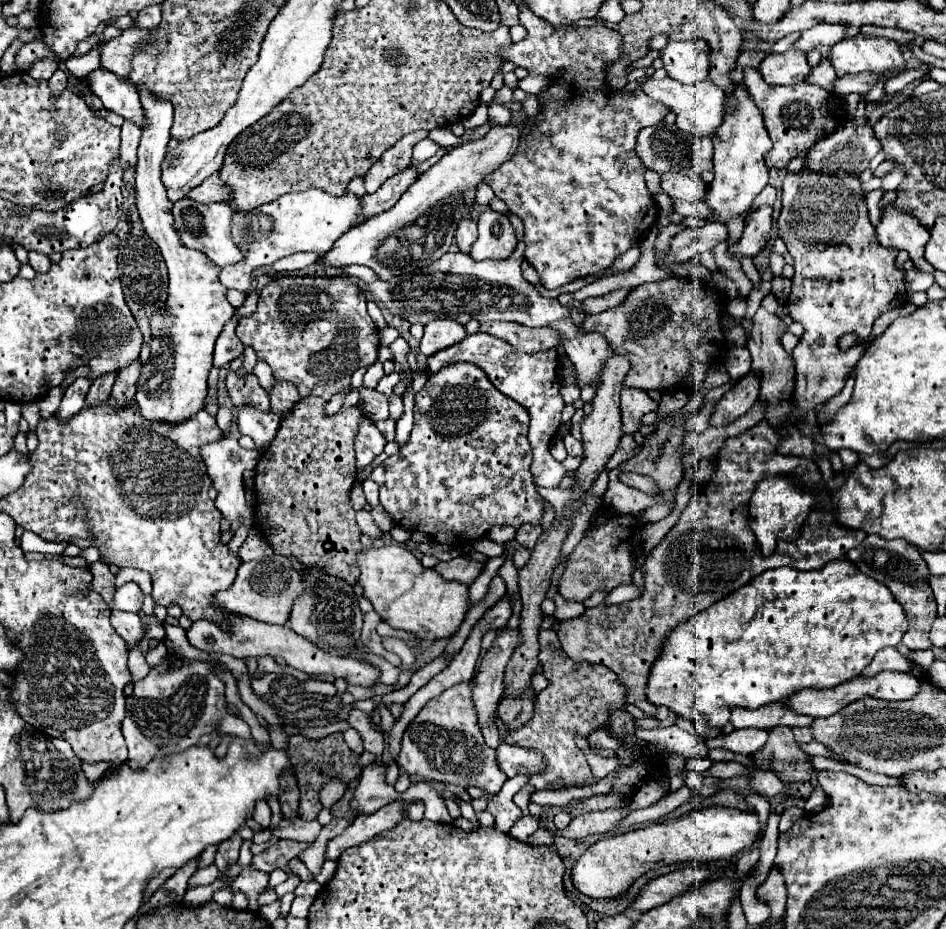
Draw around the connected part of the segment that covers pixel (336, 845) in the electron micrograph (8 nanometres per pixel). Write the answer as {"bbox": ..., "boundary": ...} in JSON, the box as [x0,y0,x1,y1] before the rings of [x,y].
{"bbox":[325,802,403,860],"boundary":[[[391,802],[391,804],[383,806],[381,810],[377,810],[373,814],[361,814],[361,816],[357,816],[353,820],[353,824],[343,834],[339,834],[339,836],[335,836],[333,840],[327,842],[325,858],[339,860],[341,852],[345,852],[351,846],[359,846],[359,844],[371,840],[379,832],[389,830],[401,818],[403,818],[403,804],[401,802]]]}

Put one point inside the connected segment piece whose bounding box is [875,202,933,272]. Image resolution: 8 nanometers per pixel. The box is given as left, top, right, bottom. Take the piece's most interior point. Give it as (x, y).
(899, 229)

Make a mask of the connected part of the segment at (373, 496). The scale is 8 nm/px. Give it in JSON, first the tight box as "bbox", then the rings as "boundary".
{"bbox":[363,478,379,506],"boundary":[[[369,478],[363,480],[363,494],[365,494],[369,506],[377,506],[379,504],[379,488],[377,488],[377,484],[373,480],[369,480]]]}

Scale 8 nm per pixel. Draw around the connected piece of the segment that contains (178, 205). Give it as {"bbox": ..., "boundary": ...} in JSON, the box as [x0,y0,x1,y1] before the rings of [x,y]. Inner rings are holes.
{"bbox":[173,198,245,268],"boundary":[[[187,198],[173,204],[175,230],[181,238],[181,242],[187,248],[203,252],[219,268],[225,268],[229,264],[237,264],[245,258],[241,248],[231,238],[231,216],[233,216],[233,212],[227,204],[199,204],[199,202],[193,202]]]}

